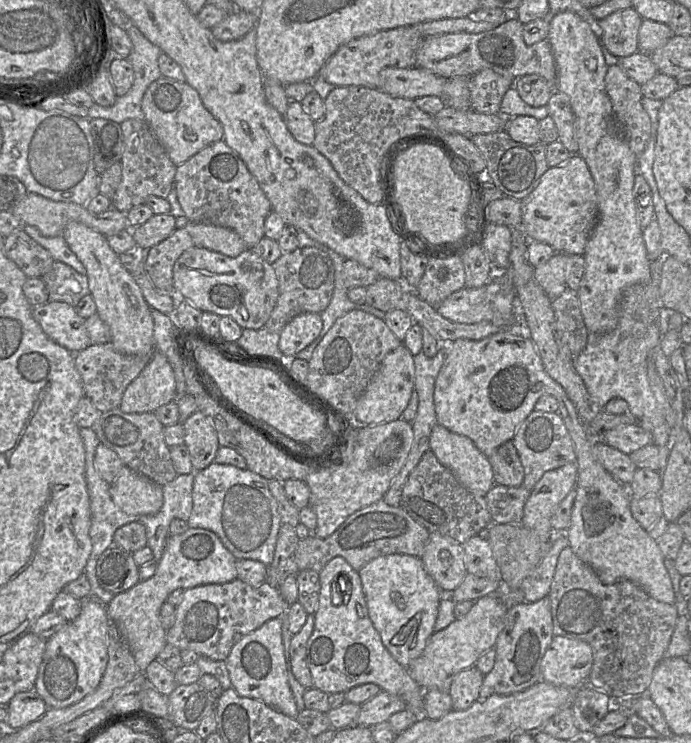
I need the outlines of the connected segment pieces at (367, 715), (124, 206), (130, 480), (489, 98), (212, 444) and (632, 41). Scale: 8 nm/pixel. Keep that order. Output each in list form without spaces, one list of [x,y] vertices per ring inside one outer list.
[[[380,691],[361,705],[356,724],[372,727],[388,721],[392,714],[406,709],[406,707],[406,703],[401,697]]]
[[[127,119],[120,123],[120,127],[123,135],[123,152],[120,159],[122,179],[111,198],[111,206],[127,213],[132,208],[145,204],[149,196],[167,198],[174,187],[177,166],[146,121]]]
[[[123,465],[111,483],[113,502],[129,515],[155,515],[163,506],[163,485]]]
[[[484,69],[469,80],[470,110],[480,114],[498,114],[504,94],[514,86],[515,79]]]
[[[200,411],[184,423],[184,445],[188,448],[194,471],[200,471],[214,462],[220,447],[217,432],[210,420]]]
[[[632,7],[599,20],[601,39],[612,55],[624,58],[638,52],[638,32],[642,20]]]

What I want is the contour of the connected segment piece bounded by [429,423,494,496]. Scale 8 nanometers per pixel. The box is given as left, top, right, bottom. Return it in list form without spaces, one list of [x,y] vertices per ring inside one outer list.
[[[436,424],[430,435],[430,450],[456,479],[475,494],[486,496],[494,485],[494,474],[489,459],[474,442]]]

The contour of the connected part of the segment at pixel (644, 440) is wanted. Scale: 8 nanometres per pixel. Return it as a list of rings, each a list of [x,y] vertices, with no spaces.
[[[638,423],[620,425],[601,433],[600,439],[607,445],[627,455],[650,444],[653,438],[650,432]]]

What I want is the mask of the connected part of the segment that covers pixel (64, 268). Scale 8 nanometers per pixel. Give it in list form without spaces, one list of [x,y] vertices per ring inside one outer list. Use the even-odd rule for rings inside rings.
[[[54,261],[51,269],[42,277],[48,292],[48,302],[65,302],[76,307],[90,293],[86,275],[81,275],[71,266]]]

